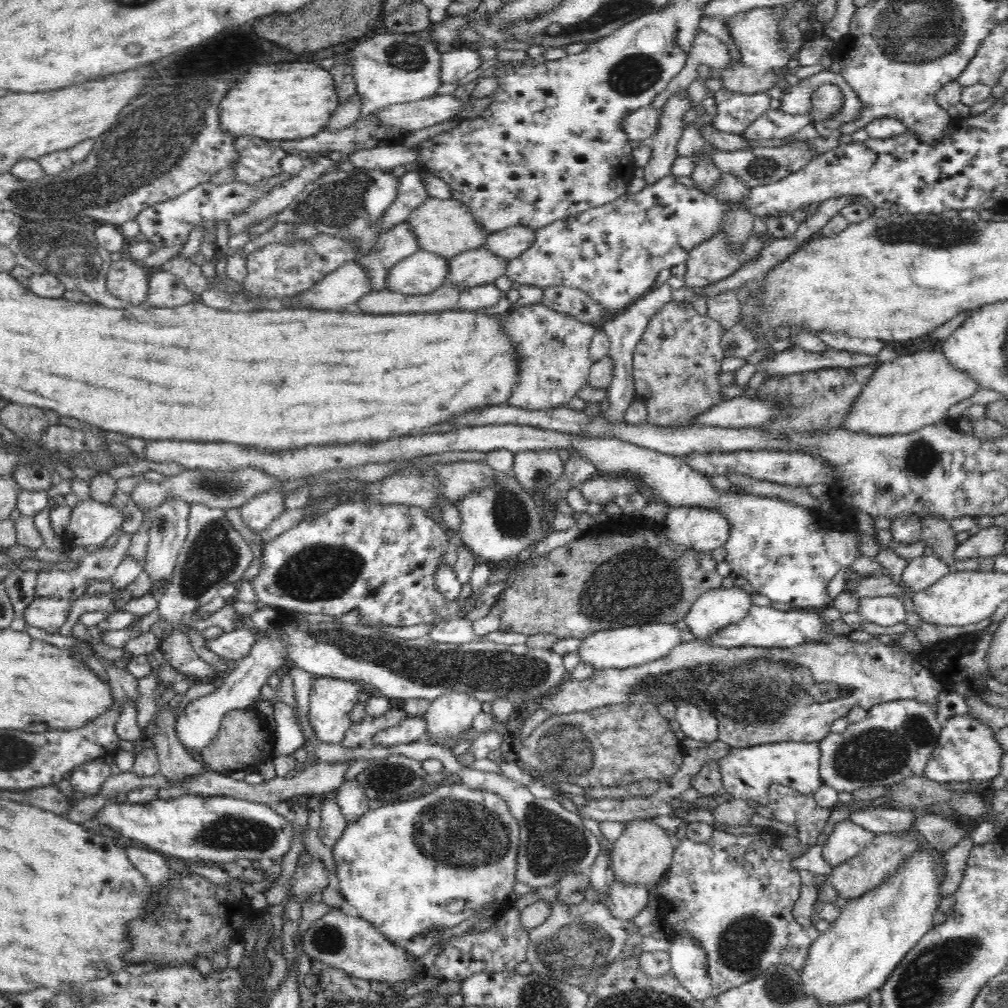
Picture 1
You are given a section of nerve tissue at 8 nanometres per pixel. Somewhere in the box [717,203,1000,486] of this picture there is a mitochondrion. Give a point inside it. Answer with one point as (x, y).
(937, 234)

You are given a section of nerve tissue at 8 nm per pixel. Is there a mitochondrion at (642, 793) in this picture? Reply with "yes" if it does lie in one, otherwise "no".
no

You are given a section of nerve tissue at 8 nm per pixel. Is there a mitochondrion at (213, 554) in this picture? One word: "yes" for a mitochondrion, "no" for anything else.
yes

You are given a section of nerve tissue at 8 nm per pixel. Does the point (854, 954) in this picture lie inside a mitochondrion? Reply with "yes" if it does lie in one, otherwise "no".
no

